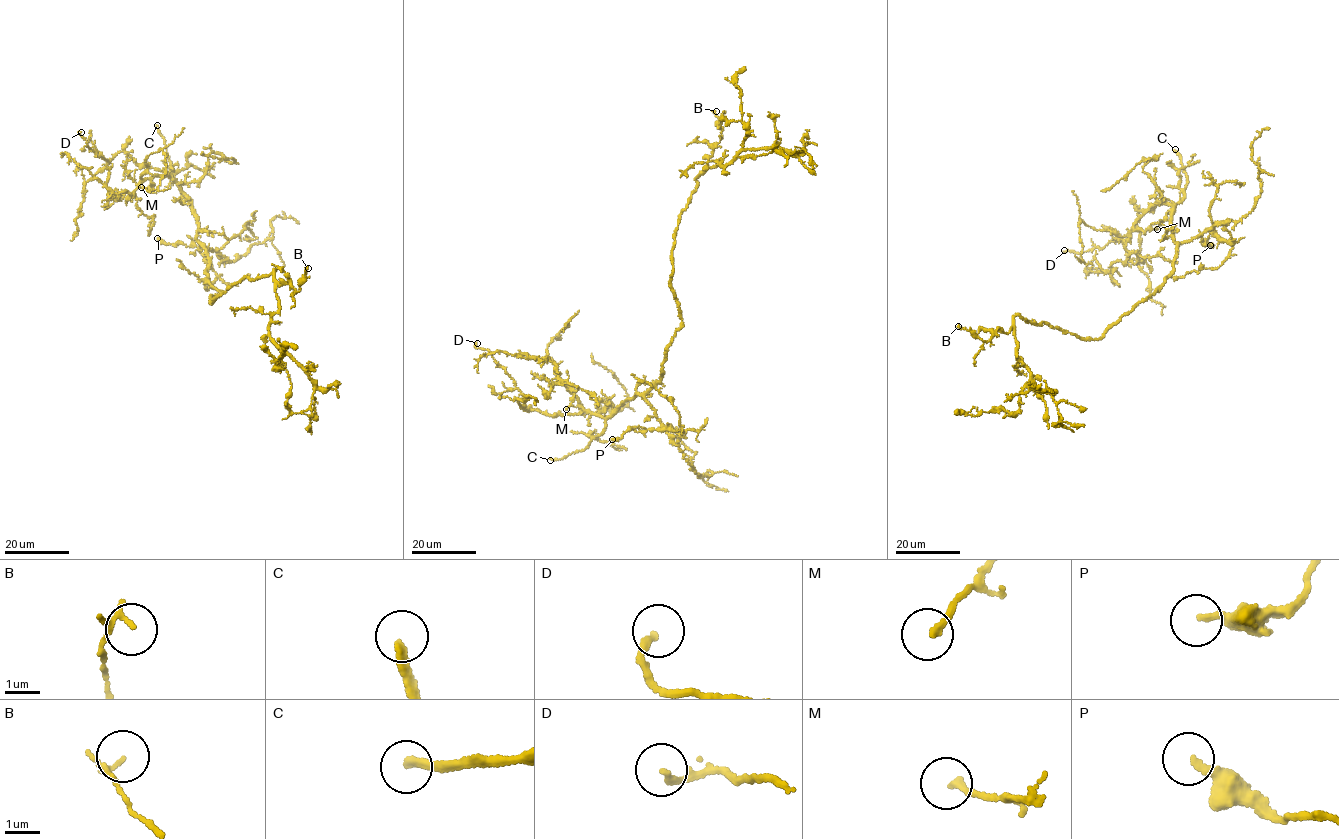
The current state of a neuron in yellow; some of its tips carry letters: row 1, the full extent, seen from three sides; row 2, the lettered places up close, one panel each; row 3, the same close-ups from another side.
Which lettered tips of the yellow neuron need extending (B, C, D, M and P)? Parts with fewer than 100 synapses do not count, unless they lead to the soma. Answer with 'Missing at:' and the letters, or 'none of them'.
Missing at: C

